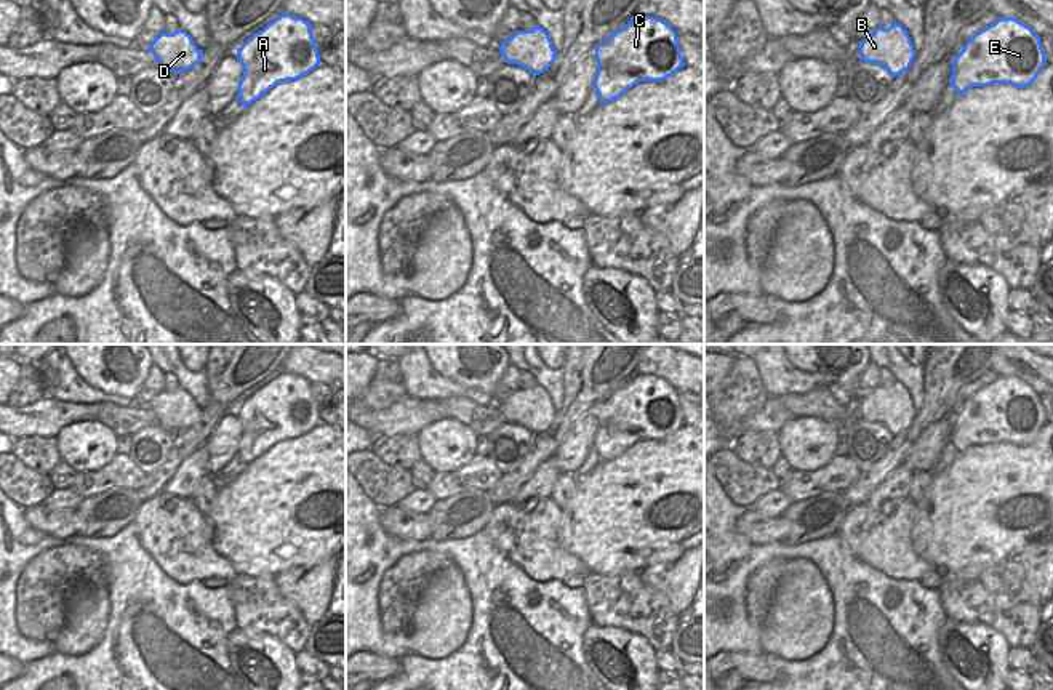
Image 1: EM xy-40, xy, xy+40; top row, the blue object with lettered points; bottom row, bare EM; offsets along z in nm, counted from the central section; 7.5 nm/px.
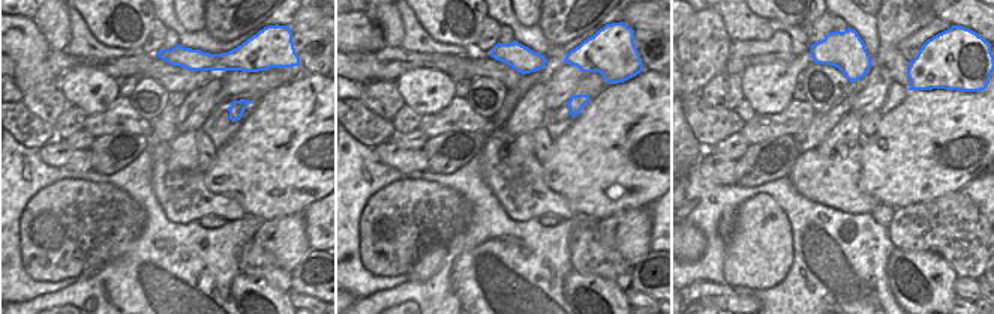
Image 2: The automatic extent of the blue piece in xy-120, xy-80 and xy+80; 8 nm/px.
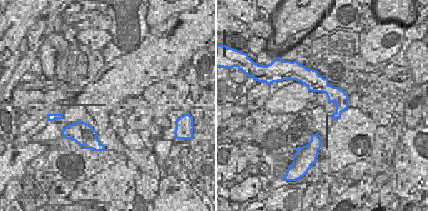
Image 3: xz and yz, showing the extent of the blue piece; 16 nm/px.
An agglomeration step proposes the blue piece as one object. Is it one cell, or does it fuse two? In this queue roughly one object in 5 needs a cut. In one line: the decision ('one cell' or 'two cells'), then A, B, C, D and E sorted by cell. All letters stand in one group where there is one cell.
one cell; A B C D E

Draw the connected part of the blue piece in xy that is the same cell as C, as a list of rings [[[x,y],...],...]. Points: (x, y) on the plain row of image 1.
[[[653,375],[631,379],[595,405],[594,447],[600,461],[611,461],[639,440],[663,440],[685,424],[677,391]]]

